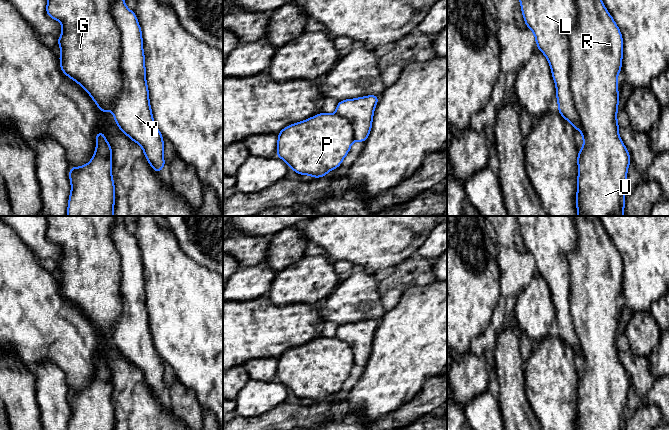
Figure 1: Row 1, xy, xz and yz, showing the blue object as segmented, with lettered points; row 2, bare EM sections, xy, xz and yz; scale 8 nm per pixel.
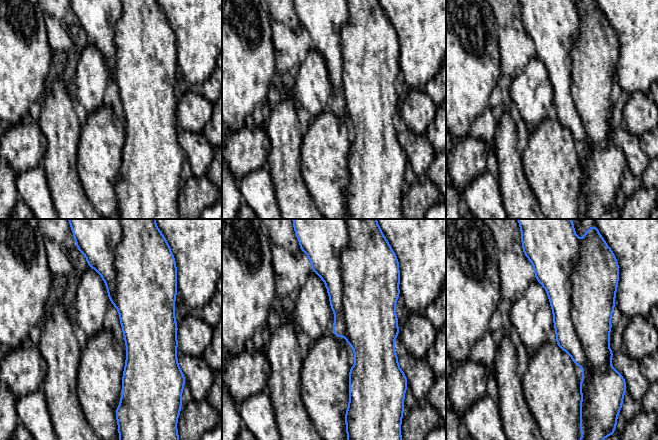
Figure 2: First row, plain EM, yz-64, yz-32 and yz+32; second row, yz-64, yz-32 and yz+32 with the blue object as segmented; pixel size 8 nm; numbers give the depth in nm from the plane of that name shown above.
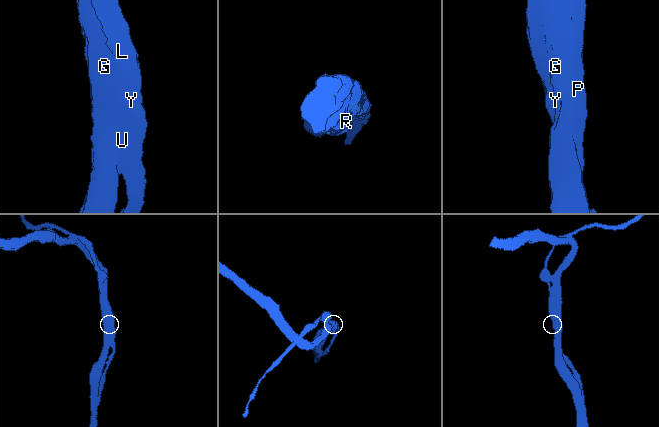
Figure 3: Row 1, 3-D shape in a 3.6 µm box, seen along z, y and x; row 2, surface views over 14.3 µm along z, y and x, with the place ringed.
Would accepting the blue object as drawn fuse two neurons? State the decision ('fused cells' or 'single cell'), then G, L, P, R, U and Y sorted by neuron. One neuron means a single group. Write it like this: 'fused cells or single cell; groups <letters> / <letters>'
fused cells; groups G P R U / L Y

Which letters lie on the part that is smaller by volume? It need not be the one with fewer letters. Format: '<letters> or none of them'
L, Y

